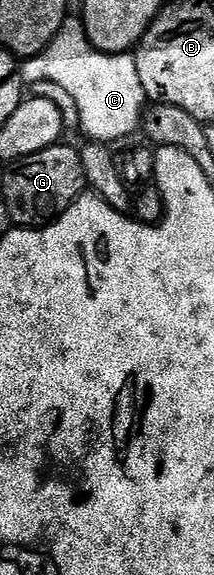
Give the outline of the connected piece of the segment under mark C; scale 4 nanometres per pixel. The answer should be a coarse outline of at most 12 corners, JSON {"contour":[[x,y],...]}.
{"contour":[[66,19],[26,85],[53,82],[75,98],[80,131],[112,145],[147,111],[137,57],[101,52]]}

